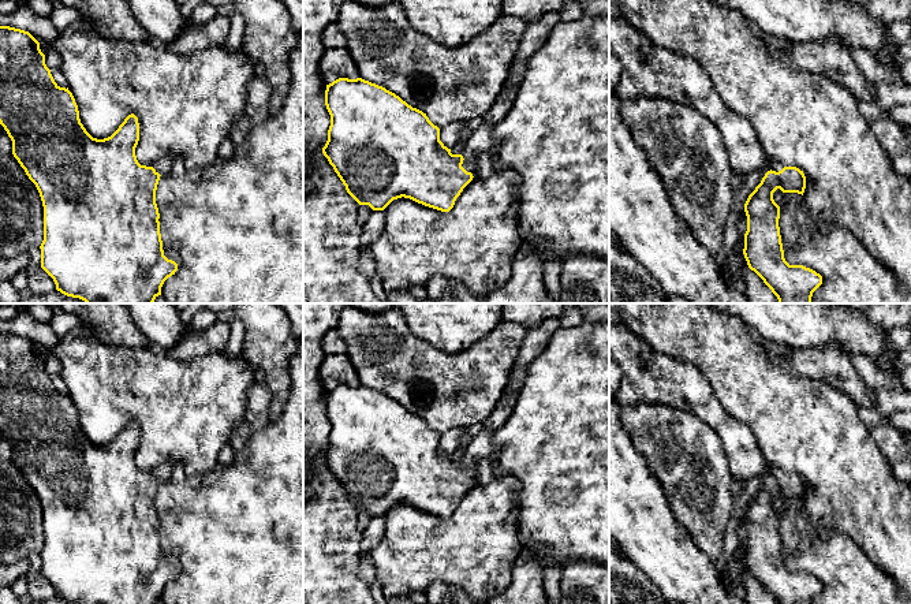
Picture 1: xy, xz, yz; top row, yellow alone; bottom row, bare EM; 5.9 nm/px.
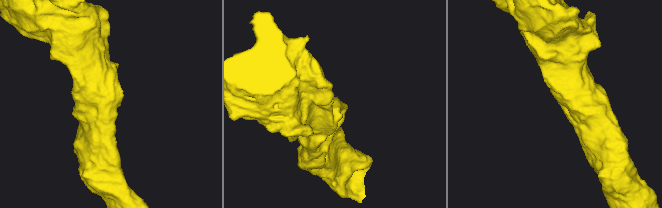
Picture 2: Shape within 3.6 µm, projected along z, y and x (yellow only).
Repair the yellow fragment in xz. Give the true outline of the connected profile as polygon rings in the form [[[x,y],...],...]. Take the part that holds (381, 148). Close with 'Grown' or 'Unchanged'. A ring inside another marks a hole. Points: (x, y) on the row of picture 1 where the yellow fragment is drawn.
[[[339,78],[326,85],[325,105],[331,115],[324,156],[347,193],[373,210],[384,210],[393,200],[410,198],[425,206],[449,212],[463,189],[473,180],[477,154],[494,146],[494,124],[473,131],[460,154],[452,154],[440,141],[440,128],[426,113],[395,93],[362,78]]]. Grown

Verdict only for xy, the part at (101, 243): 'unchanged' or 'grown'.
grown

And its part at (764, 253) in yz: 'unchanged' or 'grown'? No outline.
grown

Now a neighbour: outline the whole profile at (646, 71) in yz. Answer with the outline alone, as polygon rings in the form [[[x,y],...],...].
[[[617,18],[609,19],[609,53],[615,55],[621,66],[615,94],[623,102],[649,97],[665,98],[694,108],[721,133],[733,171],[751,172],[766,163],[766,154],[751,124],[725,107],[709,81],[706,71],[695,59],[660,49],[642,33],[638,33],[627,22]]]

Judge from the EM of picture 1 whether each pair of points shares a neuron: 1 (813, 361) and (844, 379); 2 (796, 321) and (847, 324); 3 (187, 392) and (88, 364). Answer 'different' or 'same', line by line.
1: same
2: same
3: same

